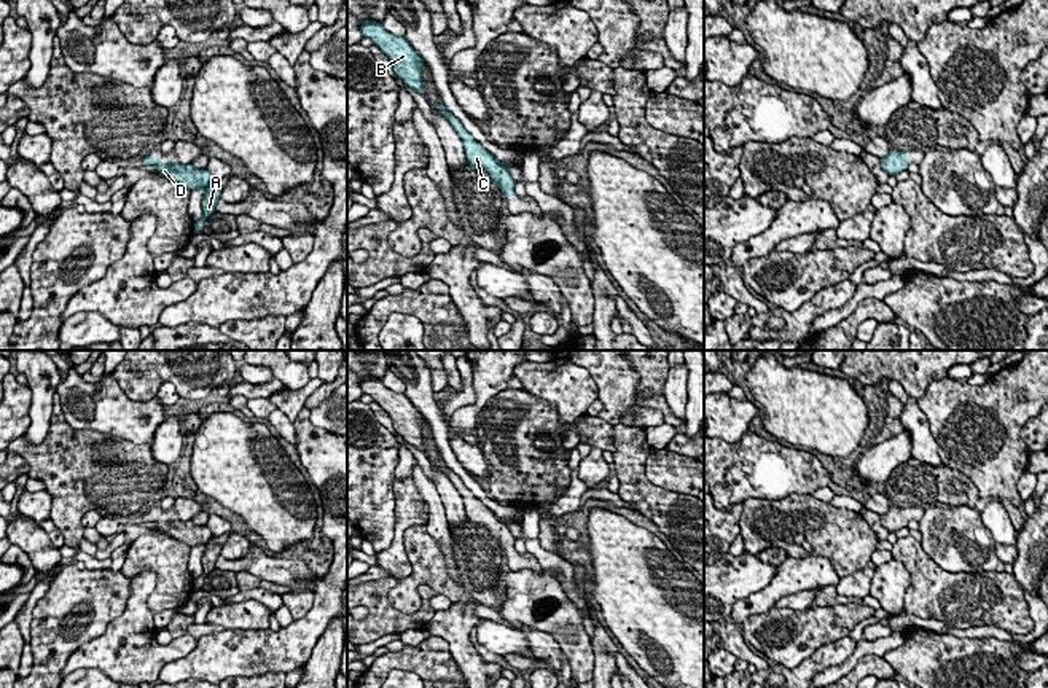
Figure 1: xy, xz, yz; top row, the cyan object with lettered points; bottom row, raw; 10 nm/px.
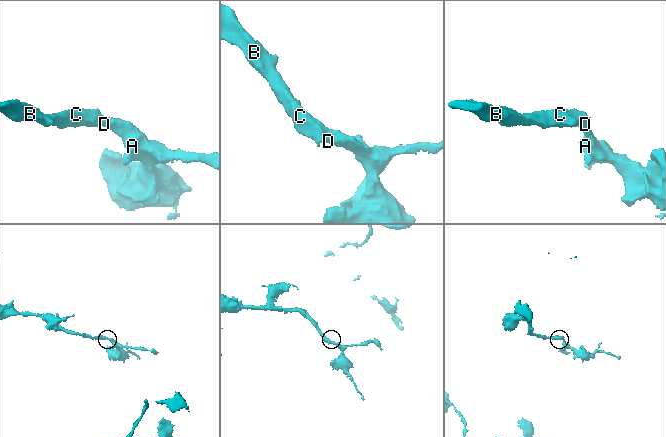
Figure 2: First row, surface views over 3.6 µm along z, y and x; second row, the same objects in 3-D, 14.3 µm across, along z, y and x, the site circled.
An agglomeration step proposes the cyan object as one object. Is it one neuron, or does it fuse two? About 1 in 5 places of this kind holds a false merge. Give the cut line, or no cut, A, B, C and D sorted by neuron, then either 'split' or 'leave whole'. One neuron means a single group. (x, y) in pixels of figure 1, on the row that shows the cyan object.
cut none; groups A B C D; leave whole

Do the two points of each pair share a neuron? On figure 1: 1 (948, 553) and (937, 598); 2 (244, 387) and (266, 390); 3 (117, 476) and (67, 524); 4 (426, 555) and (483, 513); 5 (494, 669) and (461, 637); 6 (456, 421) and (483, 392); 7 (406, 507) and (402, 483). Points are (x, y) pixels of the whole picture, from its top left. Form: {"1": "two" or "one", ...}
{"1": "two", "2": "one", "3": "one", "4": "two", "5": "one", "6": "one", "7": "one"}

